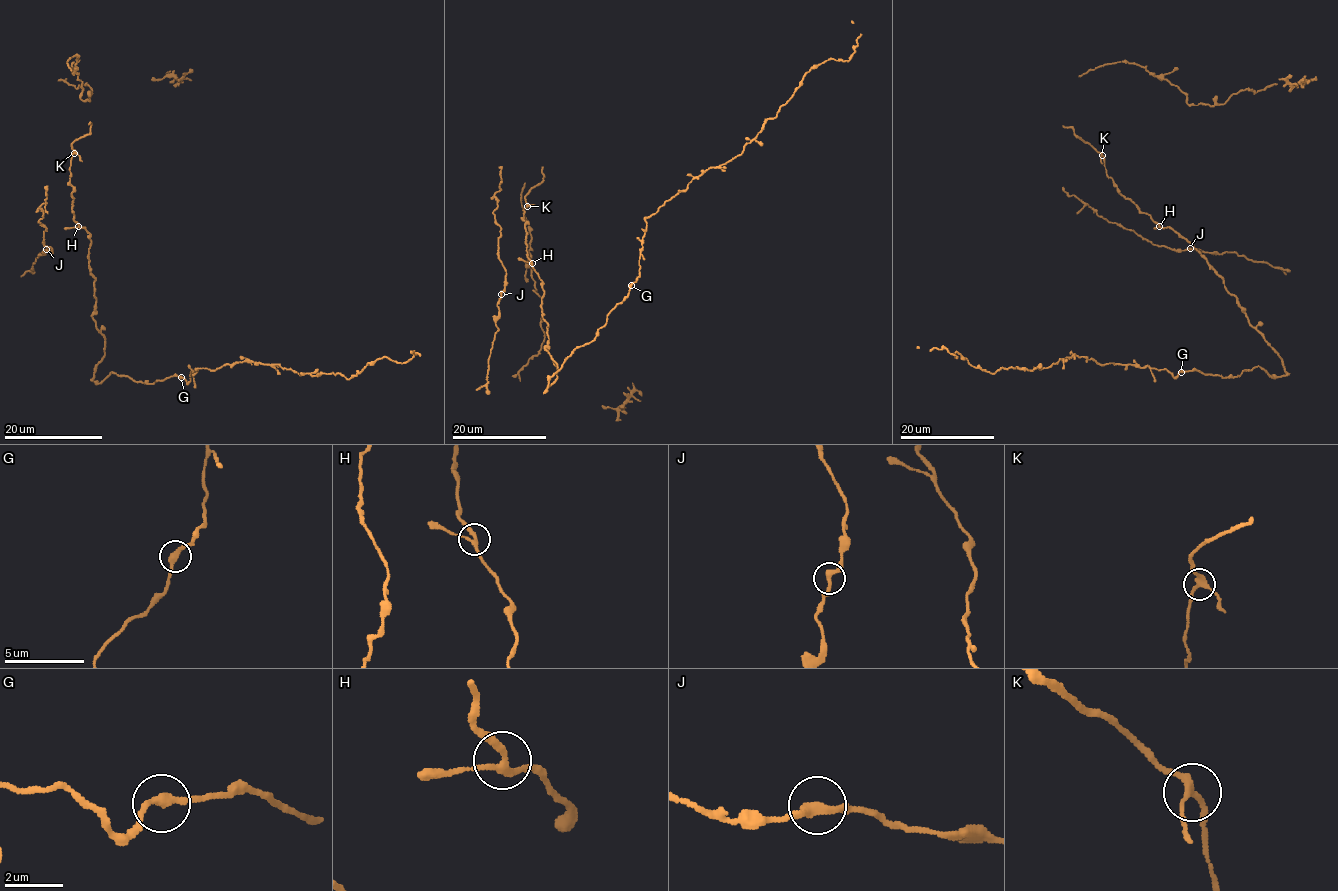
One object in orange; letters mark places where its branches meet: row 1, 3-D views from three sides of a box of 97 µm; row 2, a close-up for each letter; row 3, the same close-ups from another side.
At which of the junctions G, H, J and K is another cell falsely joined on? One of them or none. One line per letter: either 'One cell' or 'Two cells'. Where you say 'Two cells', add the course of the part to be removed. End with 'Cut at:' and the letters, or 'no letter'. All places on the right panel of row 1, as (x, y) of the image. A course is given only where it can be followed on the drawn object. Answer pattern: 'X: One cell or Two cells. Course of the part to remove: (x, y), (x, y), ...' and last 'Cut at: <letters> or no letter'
G: One cell
H: One cell
J: One cell
K: One cell
Cut at: no letter

